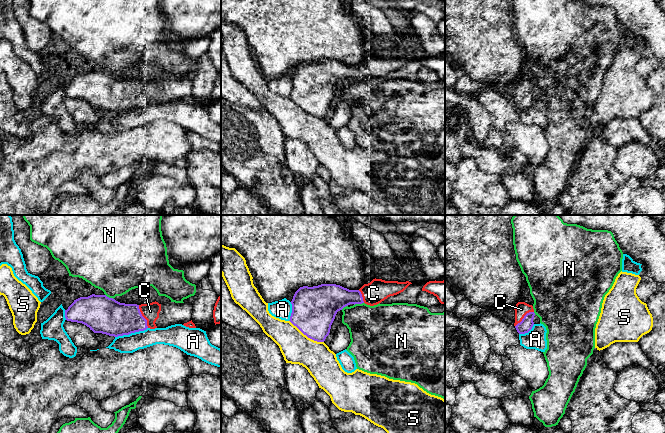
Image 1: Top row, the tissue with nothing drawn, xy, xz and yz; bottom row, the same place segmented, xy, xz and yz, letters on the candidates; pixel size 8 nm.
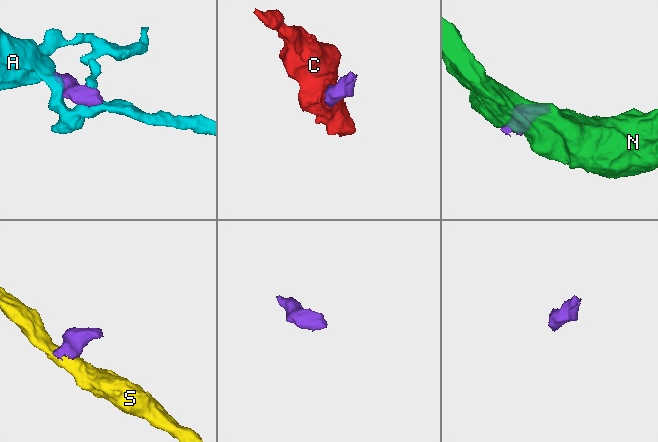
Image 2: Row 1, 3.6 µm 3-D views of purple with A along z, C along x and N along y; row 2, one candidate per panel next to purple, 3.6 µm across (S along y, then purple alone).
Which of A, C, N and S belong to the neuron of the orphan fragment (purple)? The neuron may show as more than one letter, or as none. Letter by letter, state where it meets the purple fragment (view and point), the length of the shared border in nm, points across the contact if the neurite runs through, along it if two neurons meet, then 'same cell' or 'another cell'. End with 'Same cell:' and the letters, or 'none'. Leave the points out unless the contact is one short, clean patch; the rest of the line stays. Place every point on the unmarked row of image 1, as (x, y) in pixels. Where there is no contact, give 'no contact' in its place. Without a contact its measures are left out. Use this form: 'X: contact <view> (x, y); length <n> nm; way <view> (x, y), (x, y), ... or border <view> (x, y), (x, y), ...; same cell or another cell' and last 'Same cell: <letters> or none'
A: contact xy (131, 108); length 280 nm; another cell
C: contact xy (142, 92); length 200 nm; same cell
N: contact xz (358, 79); length 80 nm; another cell
S: contact xz (306, 111); length 340 nm; another cell
Same cell: C

